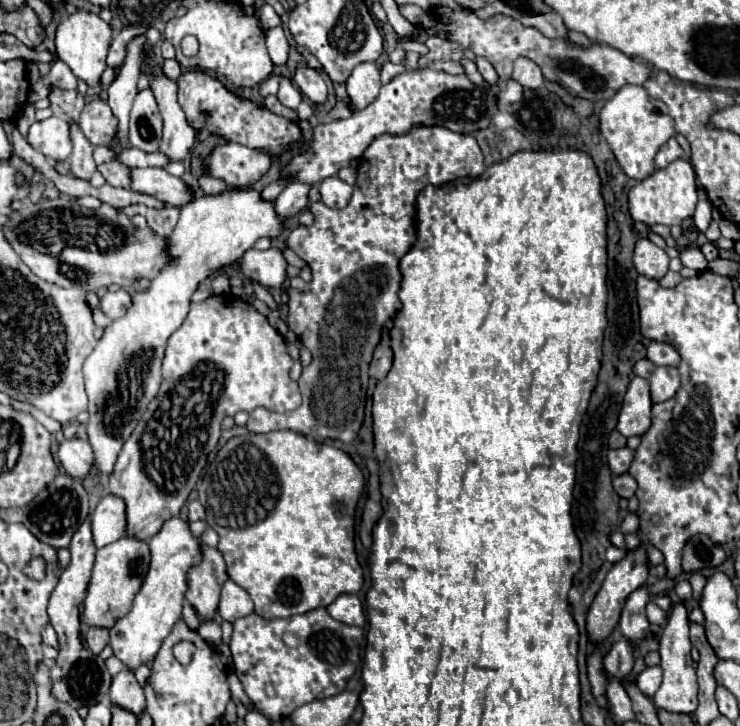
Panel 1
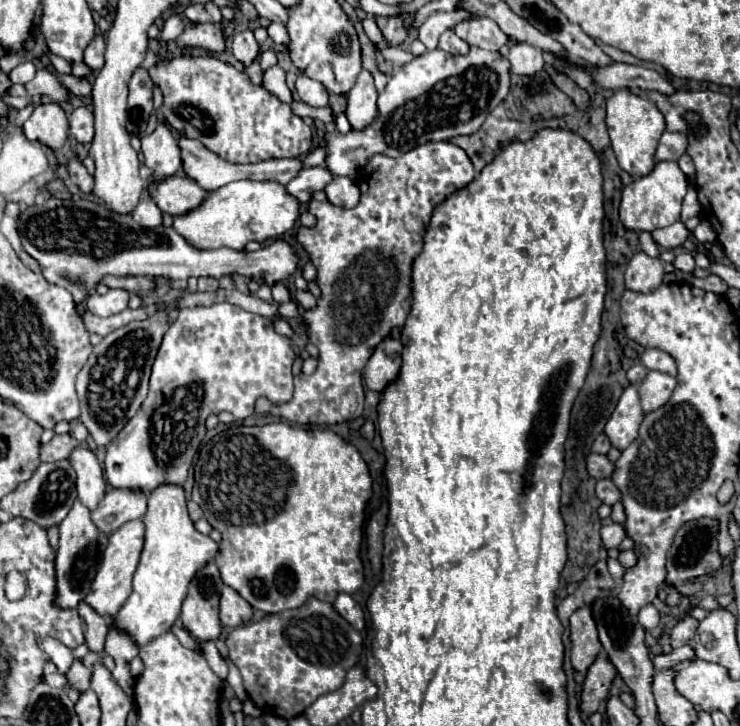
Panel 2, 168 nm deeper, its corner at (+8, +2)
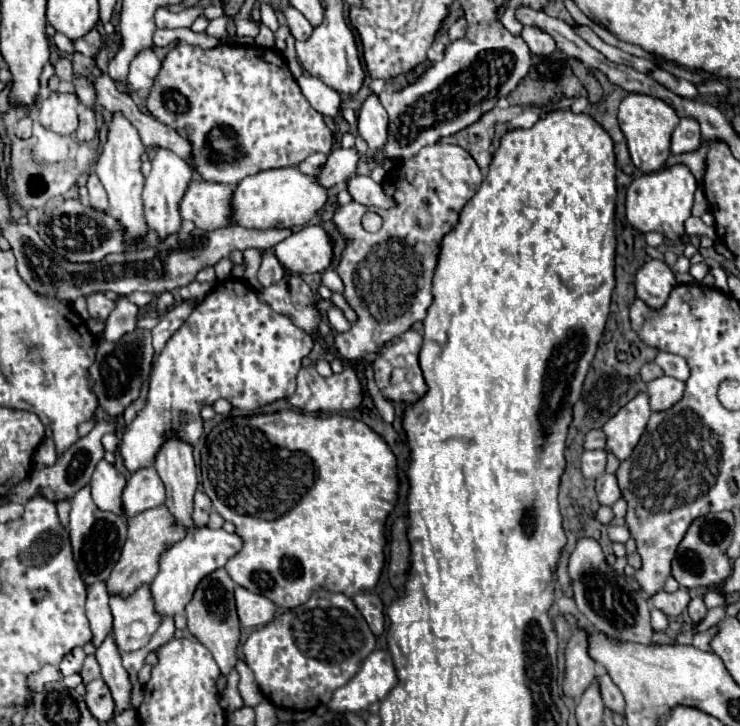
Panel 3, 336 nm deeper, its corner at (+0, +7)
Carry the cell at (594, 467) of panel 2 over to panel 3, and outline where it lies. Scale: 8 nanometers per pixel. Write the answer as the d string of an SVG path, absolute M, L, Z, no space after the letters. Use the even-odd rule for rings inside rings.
M587 450L581 456L581 472L585 478L597 478L605 472L607 454L605 450Z

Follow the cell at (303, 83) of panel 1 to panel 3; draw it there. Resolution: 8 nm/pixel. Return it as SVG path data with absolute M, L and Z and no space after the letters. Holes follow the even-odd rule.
M301 76L301 78L297 78L297 84L299 84L303 96L309 100L309 104L319 114L327 114L327 116L339 114L339 108L341 108L339 92L329 88L323 80L313 78L313 76Z

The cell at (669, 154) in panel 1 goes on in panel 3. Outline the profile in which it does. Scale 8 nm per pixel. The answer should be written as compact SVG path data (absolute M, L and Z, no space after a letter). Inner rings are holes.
M681 118L679 126L671 136L671 154L687 154L695 152L701 146L699 124L693 118Z

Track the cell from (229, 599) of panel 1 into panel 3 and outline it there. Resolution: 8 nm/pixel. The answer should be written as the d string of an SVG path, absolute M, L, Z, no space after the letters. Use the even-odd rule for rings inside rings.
M241 586L235 588L235 604L241 626L263 626L275 614L275 604L265 596L253 594Z

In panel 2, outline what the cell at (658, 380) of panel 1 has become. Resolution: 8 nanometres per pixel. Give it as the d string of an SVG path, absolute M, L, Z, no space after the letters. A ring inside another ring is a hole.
M649 371L645 381L637 387L643 411L651 413L651 411L663 407L669 401L675 385L677 385L675 377L671 377L667 373L659 373L659 371Z

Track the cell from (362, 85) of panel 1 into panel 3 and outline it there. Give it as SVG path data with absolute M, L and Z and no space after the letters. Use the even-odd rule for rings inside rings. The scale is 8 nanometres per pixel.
M373 92L361 104L361 110L359 110L359 134L369 144L369 150L375 150L375 152L381 150L385 140L387 140L387 112L385 112L379 96L373 94Z

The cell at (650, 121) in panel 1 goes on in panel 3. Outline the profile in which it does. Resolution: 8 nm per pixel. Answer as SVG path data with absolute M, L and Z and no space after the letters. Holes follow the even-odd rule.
M627 94L621 100L619 126L627 138L631 160L641 172L655 172L665 166L665 162L671 154L669 152L671 134L677 124L679 124L679 116L675 114L675 110L659 98L653 98L647 94Z

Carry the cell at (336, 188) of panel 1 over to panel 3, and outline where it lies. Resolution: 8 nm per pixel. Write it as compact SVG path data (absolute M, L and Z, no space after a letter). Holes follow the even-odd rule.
M351 176L347 182L347 192L353 196L355 202L365 206L377 206L377 208L391 208L393 200L383 194L381 184L373 182L369 176Z

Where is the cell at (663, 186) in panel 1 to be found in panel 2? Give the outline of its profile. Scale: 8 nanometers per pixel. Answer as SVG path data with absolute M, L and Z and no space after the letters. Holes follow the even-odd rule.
M661 161L649 175L635 179L631 185L623 189L623 199L619 205L621 223L631 231L655 231L659 227L673 225L675 221L679 221L685 191L687 177L679 169L679 165L675 161Z

